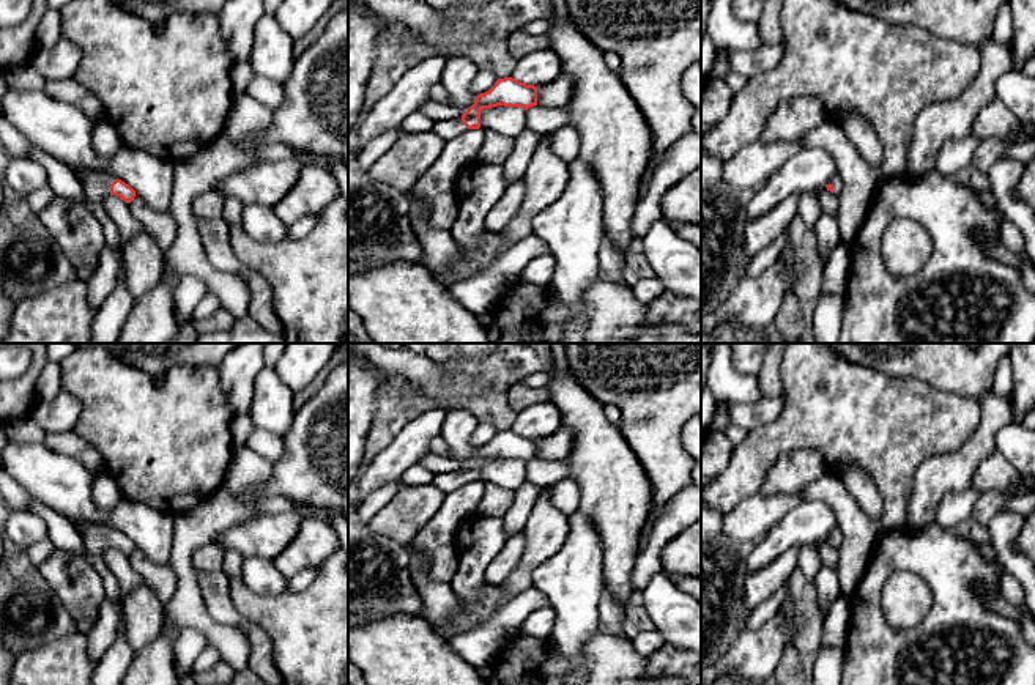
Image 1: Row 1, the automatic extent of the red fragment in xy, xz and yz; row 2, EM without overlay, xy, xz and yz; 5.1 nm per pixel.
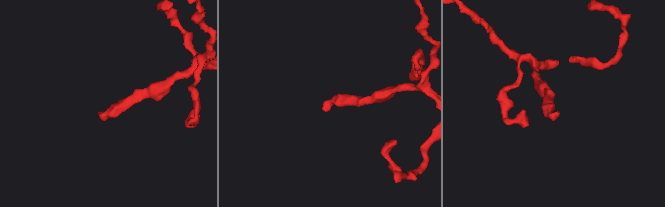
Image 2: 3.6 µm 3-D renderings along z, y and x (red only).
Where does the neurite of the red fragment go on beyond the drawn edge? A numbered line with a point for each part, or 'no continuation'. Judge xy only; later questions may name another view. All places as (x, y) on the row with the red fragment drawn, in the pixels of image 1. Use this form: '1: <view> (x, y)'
1: xy (96, 185)

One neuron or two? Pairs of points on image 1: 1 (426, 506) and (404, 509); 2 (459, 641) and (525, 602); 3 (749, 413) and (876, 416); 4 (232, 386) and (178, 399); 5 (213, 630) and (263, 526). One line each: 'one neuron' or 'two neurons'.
1: one neuron
2: one neuron
3: two neurons
4: two neurons
5: two neurons

